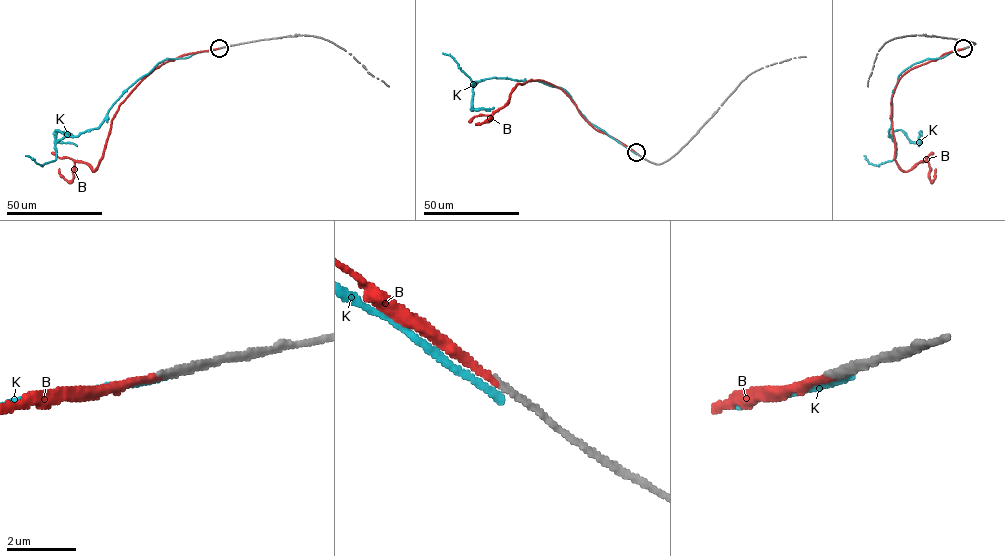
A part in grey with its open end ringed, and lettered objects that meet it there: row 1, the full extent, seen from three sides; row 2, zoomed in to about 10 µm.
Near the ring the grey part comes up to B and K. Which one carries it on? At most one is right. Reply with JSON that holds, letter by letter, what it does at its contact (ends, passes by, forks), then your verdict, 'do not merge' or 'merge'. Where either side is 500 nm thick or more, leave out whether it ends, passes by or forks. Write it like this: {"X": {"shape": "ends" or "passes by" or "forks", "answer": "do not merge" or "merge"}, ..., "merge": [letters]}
{"B": {"shape": "ends", "answer": "merge"}, "K": {"shape": "ends", "answer": "do not merge"}, "merge": ["B"]}

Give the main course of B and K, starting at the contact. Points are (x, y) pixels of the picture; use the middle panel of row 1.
B: (636, 153), (597, 131), (560, 89), (543, 81), (518, 84), (510, 99), (491, 118), (475, 125)
K: (636, 153), (591, 124), (561, 88), (538, 81), (494, 77), (472, 84), (453, 57), (442, 53)

